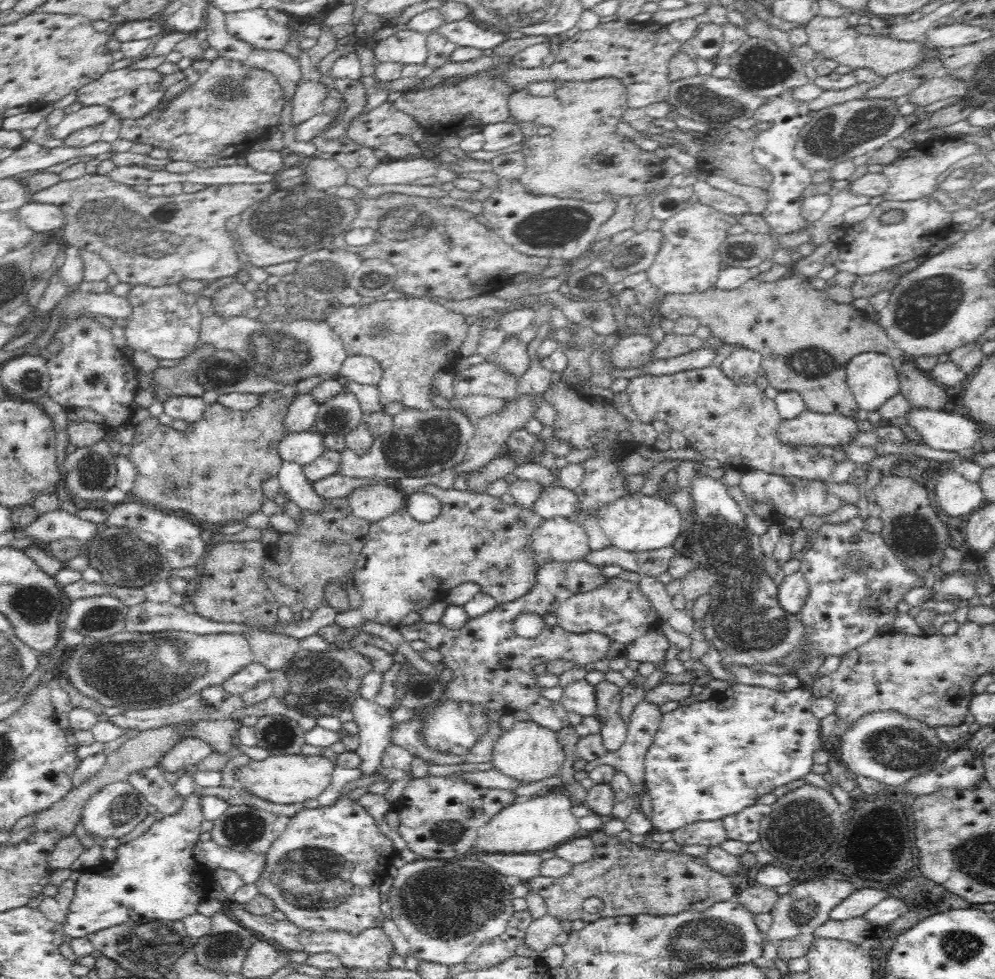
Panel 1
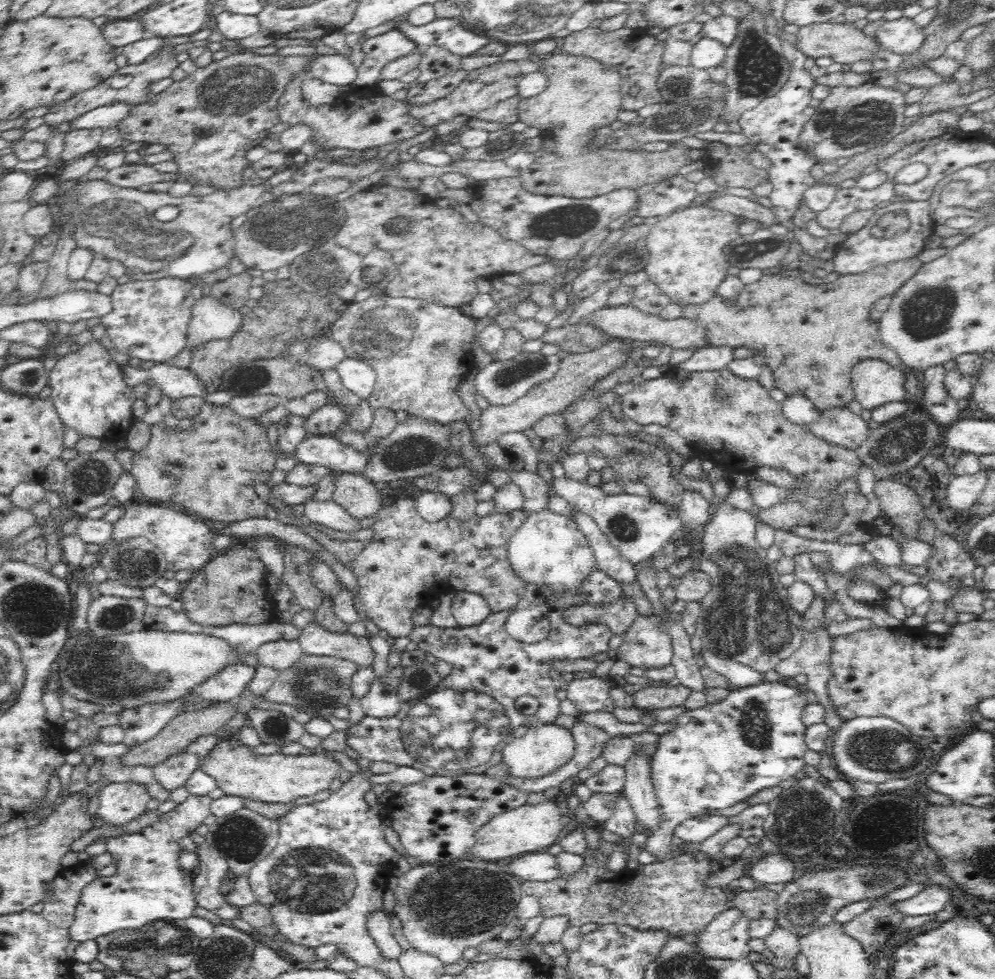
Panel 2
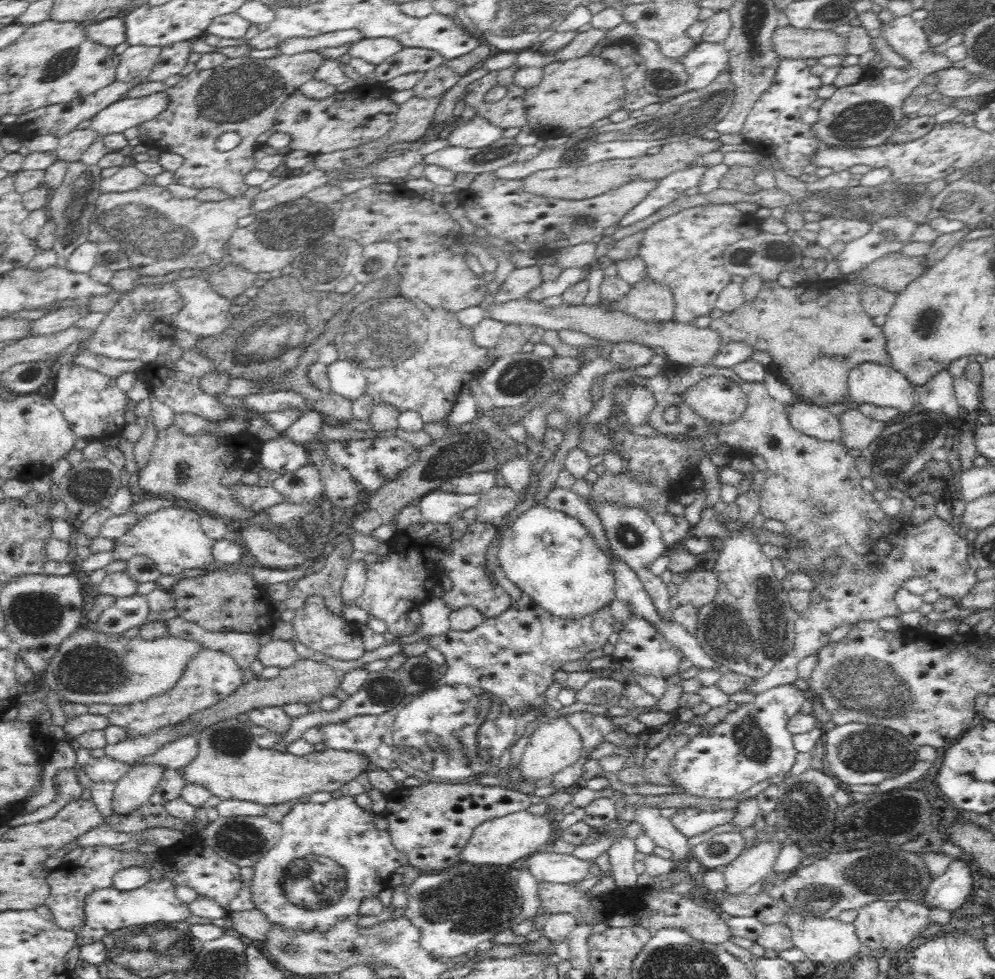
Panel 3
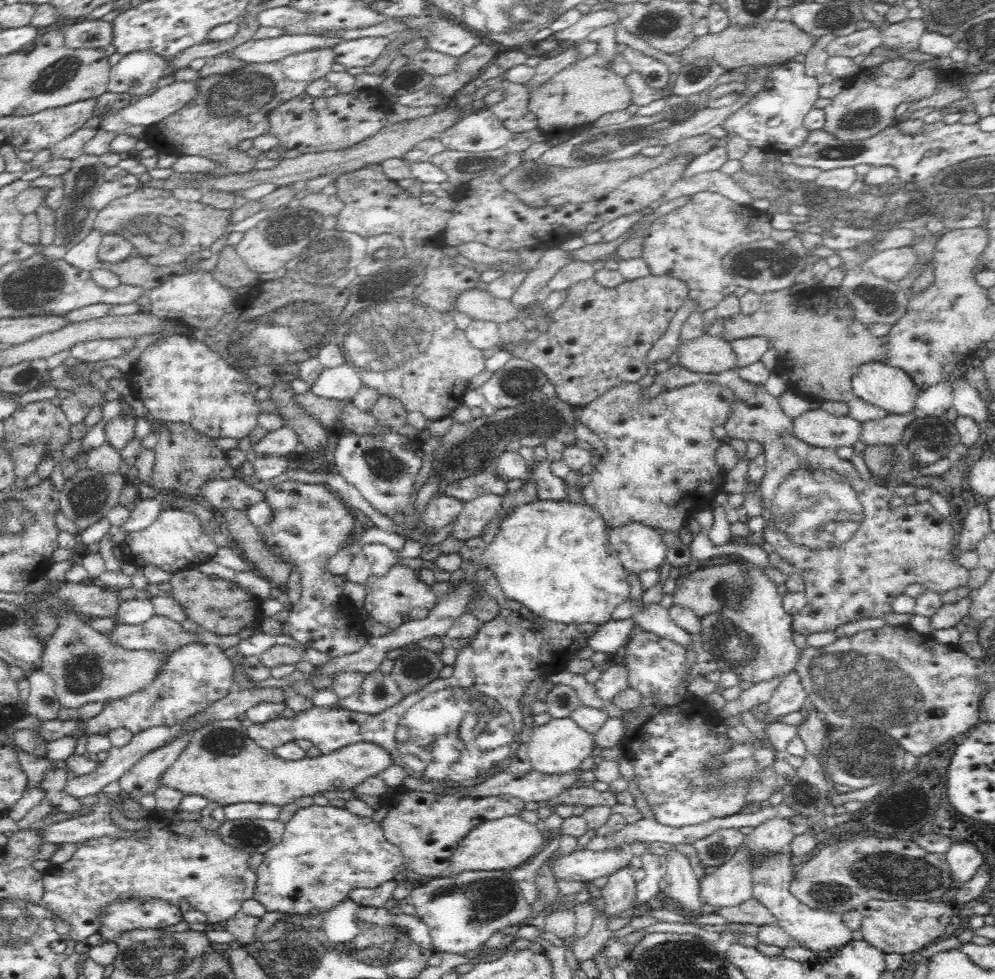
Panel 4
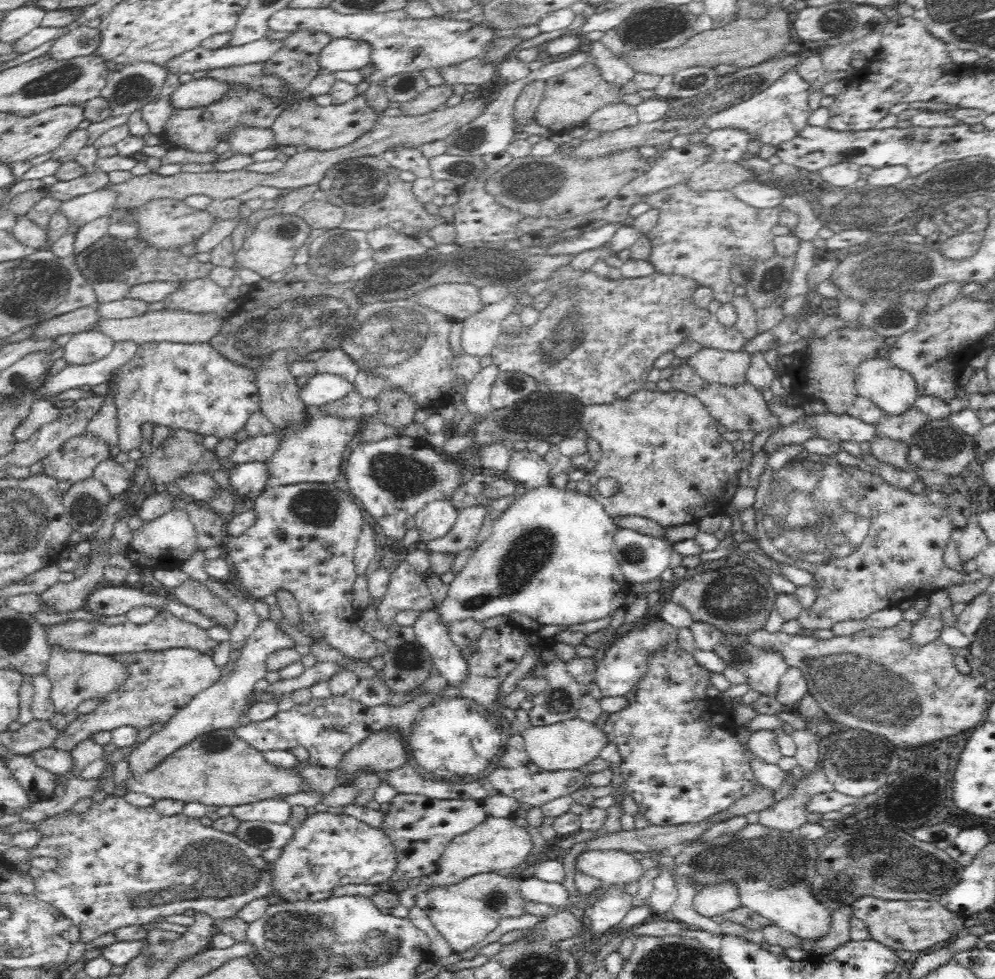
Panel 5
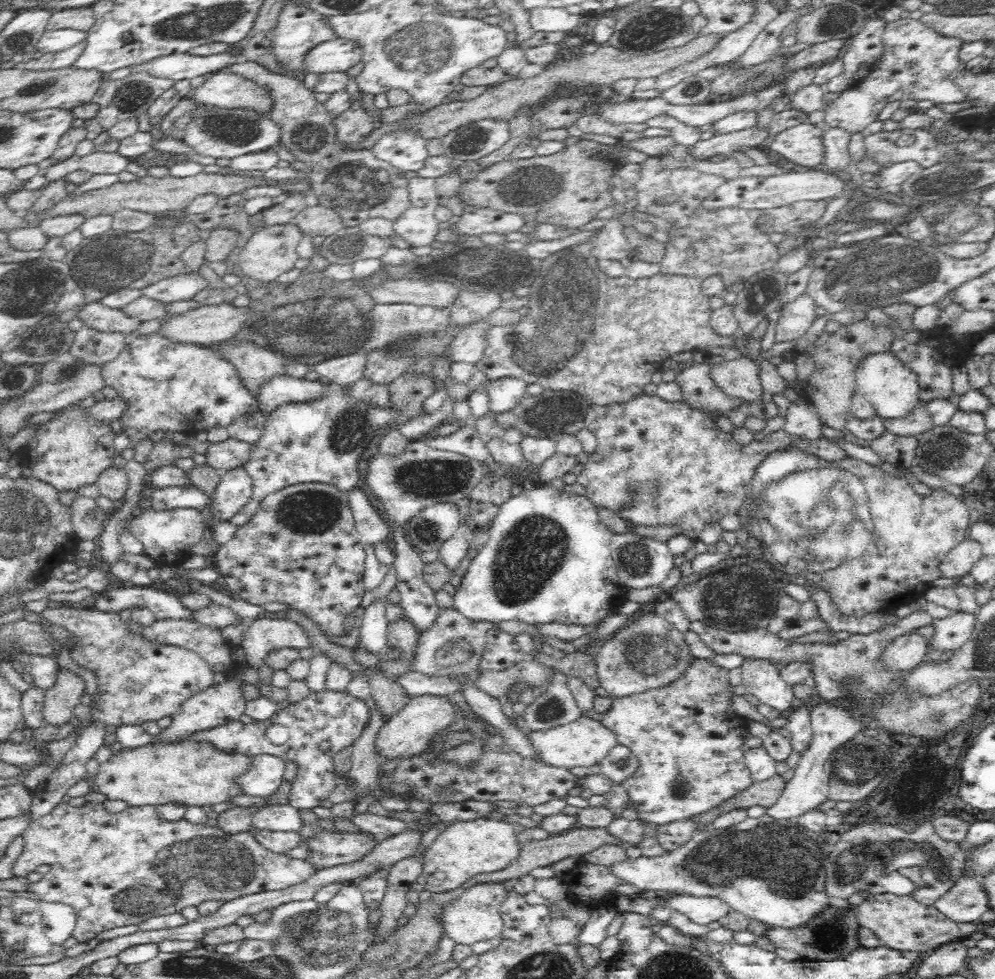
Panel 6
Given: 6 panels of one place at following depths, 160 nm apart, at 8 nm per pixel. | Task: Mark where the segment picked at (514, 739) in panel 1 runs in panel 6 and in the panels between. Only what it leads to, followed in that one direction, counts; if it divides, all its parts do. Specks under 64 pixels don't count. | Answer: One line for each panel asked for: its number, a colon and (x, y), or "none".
2: (545, 748)
3: (555, 744)
4: (558, 746)
5: (567, 745)
6: (585, 742)

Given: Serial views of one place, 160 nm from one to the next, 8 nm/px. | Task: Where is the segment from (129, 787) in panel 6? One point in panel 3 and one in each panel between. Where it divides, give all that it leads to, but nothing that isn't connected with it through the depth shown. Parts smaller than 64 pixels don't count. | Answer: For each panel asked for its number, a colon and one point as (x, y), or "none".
3: (229, 764)
4: (220, 763)
5: (217, 768)

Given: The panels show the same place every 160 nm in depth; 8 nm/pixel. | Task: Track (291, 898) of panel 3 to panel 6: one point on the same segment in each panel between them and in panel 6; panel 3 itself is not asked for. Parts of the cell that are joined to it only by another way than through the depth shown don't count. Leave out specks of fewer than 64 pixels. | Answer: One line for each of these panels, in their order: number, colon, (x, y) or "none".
4: (325, 851)
5: (326, 850)
6: (329, 849)

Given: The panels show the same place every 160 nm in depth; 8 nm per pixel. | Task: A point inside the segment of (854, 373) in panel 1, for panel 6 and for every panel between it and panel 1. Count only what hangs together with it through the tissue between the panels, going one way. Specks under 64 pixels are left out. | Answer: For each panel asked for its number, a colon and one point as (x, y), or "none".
2: (874, 382)
3: (871, 383)
4: (890, 388)
5: (893, 391)
6: (892, 389)

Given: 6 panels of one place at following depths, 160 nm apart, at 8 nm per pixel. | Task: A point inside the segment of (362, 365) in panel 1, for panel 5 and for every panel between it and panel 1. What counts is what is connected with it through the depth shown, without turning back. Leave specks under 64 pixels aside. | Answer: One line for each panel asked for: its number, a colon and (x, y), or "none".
2: (357, 376)
3: (345, 380)
4: (341, 382)
5: (321, 389)

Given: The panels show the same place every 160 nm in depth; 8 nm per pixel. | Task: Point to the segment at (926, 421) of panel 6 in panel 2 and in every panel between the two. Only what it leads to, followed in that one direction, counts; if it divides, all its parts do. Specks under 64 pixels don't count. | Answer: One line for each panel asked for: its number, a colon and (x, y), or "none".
2: (839, 426)
3: (858, 432)
4: (889, 430)
5: (899, 428)

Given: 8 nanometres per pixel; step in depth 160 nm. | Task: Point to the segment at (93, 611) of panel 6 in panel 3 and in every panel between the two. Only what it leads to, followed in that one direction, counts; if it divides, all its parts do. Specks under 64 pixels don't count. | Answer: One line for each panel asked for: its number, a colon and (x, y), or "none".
3: (210, 676)
4: (192, 678)
5: (158, 684)

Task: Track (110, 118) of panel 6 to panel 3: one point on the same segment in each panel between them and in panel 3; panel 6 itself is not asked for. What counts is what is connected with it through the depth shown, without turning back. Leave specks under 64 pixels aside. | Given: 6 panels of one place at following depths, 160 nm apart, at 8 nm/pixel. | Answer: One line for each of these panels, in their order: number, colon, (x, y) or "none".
3: (137, 62)
4: (138, 74)
5: (126, 92)

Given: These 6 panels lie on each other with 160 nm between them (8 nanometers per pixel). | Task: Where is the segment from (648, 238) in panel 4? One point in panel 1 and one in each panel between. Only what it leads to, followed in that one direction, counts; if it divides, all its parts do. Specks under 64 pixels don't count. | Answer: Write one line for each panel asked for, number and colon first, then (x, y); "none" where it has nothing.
1: (688, 261)
2: (686, 261)
3: (681, 252)

